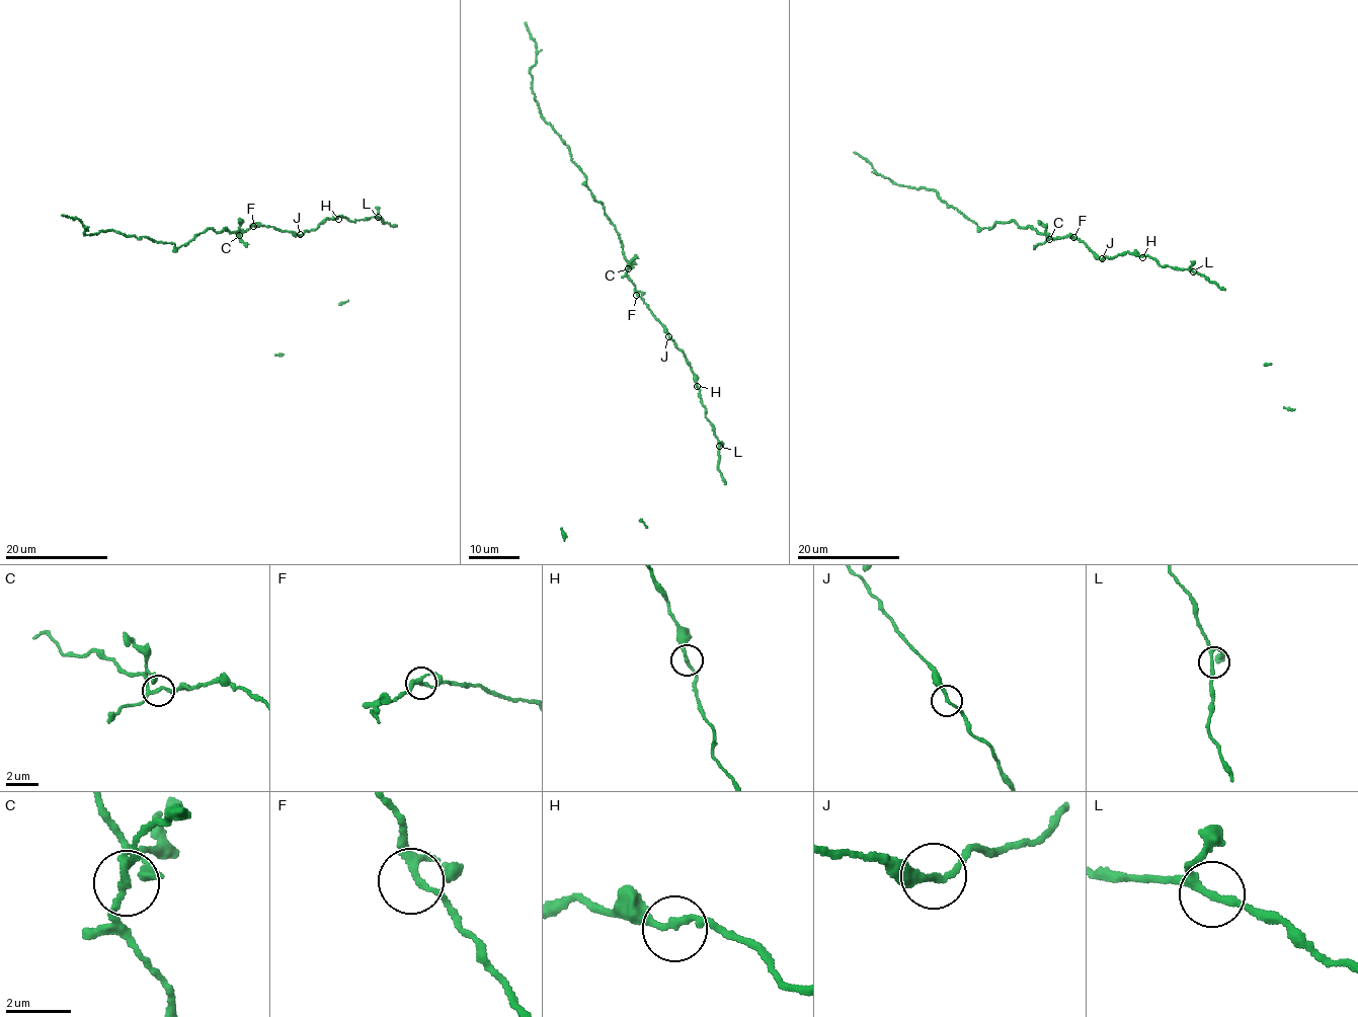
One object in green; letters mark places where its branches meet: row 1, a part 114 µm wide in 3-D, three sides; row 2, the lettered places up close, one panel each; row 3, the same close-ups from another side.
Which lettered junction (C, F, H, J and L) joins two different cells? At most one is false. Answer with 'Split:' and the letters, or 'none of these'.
Split: none of these

